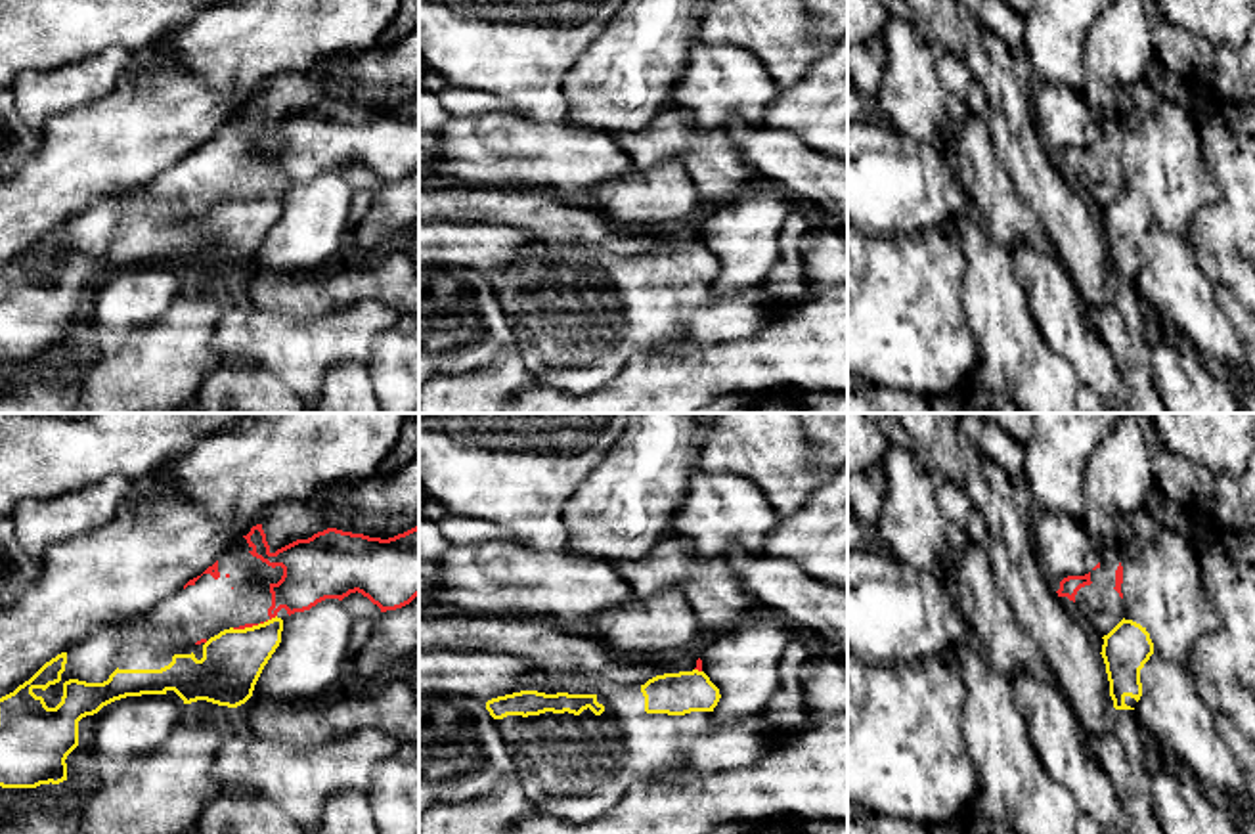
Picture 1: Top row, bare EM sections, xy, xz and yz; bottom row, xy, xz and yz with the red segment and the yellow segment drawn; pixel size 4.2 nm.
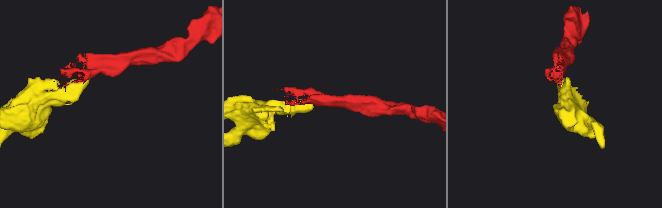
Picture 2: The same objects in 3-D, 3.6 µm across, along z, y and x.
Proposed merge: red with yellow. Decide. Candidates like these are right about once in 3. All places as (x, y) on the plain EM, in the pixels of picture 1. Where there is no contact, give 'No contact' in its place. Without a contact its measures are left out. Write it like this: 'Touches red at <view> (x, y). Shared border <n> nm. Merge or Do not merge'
Touches red at xy (253, 196). Shared border 200 nm. Do not merge

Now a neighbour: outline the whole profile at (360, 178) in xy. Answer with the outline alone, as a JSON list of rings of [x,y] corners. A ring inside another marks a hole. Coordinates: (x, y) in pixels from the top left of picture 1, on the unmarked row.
[[[350,165],[348,168],[342,170],[342,176],[348,180],[348,184],[354,189],[371,189],[377,191],[381,186],[381,180],[373,176],[367,168],[362,165]]]

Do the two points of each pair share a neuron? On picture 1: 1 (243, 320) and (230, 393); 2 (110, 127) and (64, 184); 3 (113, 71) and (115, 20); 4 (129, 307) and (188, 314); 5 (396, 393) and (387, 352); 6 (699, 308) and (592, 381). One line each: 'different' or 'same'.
1: different
2: same
3: different
4: different
5: same
6: same

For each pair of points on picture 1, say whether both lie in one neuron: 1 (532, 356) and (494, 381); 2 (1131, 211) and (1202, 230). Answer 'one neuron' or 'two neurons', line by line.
1: two neurons
2: two neurons

